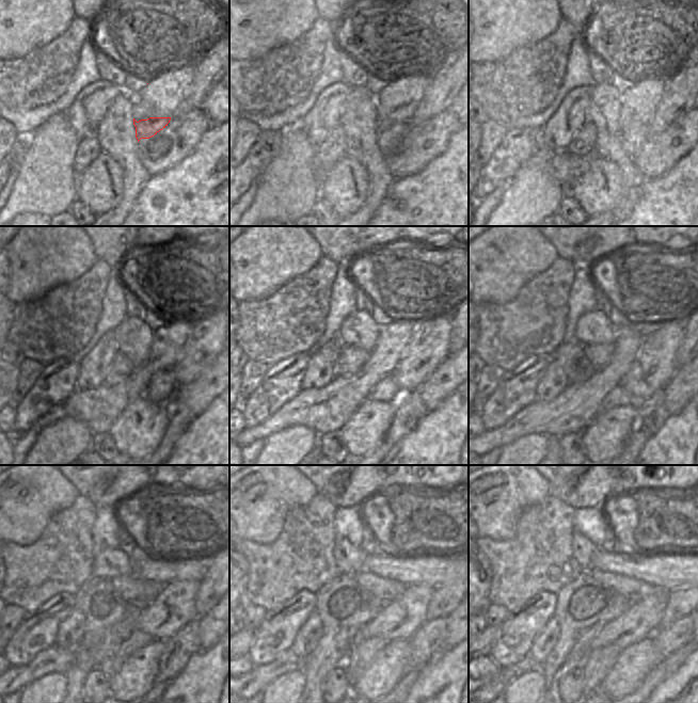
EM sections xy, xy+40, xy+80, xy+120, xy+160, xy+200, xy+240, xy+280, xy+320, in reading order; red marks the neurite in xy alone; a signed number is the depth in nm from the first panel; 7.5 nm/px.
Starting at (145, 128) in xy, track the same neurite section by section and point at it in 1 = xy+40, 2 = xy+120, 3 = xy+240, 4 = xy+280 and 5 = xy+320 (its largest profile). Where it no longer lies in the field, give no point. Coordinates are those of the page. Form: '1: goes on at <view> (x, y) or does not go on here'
1: goes on at xy+40 (390, 133)
2: goes on at xy+120 (151, 384)
3: goes on at xy+240 (138, 639)
4: goes on at xy+280 (362, 654)
5: goes on at xy+320 (598, 662)

